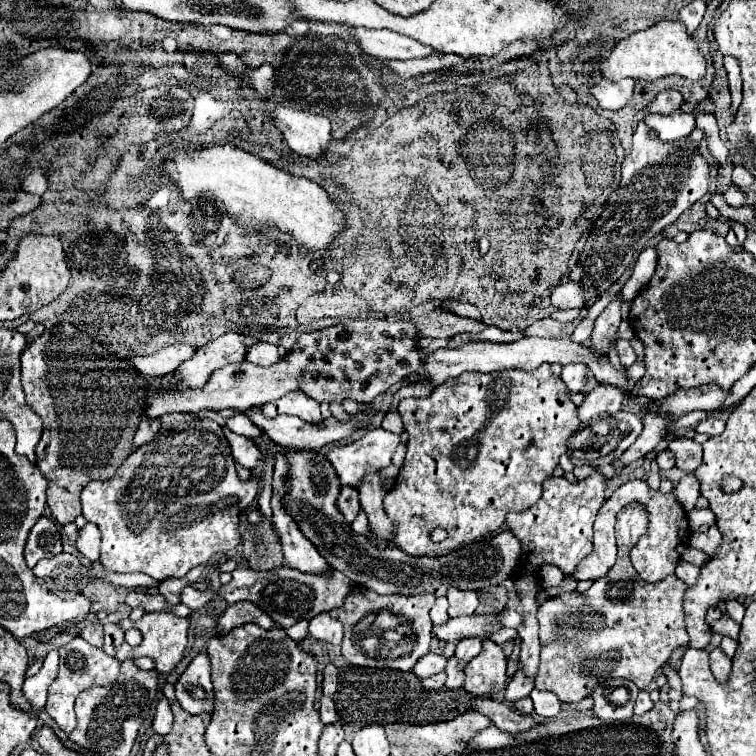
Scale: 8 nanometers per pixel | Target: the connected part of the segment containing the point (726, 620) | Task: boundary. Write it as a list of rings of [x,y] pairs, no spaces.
[[[723,612],[723,614],[721,614],[721,618],[713,622],[711,632],[719,632],[719,634],[723,634],[723,636],[727,636],[727,634],[729,634],[733,640],[737,640],[739,624],[737,624],[737,622],[727,614],[727,612]]]

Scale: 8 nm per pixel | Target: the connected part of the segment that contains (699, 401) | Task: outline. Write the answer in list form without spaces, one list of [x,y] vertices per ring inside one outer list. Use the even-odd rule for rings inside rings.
[[[699,386],[695,390],[677,390],[675,394],[667,396],[663,402],[651,402],[643,408],[643,414],[657,414],[667,420],[665,436],[673,432],[677,420],[689,412],[703,410],[707,414],[719,412],[723,408],[723,402],[727,400],[729,390],[723,390],[721,386]]]

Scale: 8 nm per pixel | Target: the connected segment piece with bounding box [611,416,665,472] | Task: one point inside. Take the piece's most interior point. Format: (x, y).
(652, 426)

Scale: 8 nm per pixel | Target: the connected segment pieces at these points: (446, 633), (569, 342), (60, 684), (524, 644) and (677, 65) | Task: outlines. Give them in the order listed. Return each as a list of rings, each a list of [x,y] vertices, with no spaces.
[[[471,614],[471,616],[461,616],[461,618],[449,618],[447,624],[439,626],[433,630],[435,638],[445,640],[445,642],[459,642],[463,638],[489,638],[493,632],[503,630],[501,616],[499,614]]]
[[[561,336],[561,338],[521,338],[517,342],[507,342],[507,344],[495,344],[495,342],[465,342],[457,348],[439,348],[433,352],[427,352],[423,358],[423,378],[429,380],[429,384],[441,386],[445,380],[455,378],[463,372],[495,372],[495,370],[509,370],[509,368],[523,368],[531,370],[537,368],[539,364],[549,362],[549,364],[575,364],[583,362],[593,376],[597,378],[599,384],[613,384],[619,386],[621,390],[627,390],[629,386],[629,376],[627,370],[615,370],[615,366],[609,362],[605,354],[597,354],[591,348],[575,342],[571,336]]]
[[[75,638],[69,644],[65,644],[63,648],[59,648],[59,656],[61,656],[59,674],[53,680],[53,684],[49,686],[49,696],[47,696],[45,710],[65,732],[71,732],[75,728],[75,712],[73,712],[75,698],[85,688],[89,688],[93,684],[111,684],[111,682],[115,682],[115,678],[119,676],[121,662],[113,656],[107,656],[101,648],[91,646],[83,638]]]
[[[593,472],[589,478],[571,484],[565,480],[565,476],[551,476],[543,484],[543,498],[531,506],[527,512],[521,514],[507,514],[507,528],[519,538],[523,548],[523,560],[519,566],[519,572],[515,576],[517,590],[521,594],[523,602],[523,624],[517,628],[521,638],[521,666],[523,672],[527,672],[527,678],[535,680],[537,668],[539,668],[539,636],[537,636],[537,592],[539,592],[539,576],[537,570],[543,564],[557,564],[565,577],[573,573],[573,568],[593,552],[593,522],[595,516],[605,500],[605,476],[599,472]]]
[[[663,20],[655,26],[635,32],[629,38],[617,42],[617,46],[603,56],[601,62],[601,74],[603,78],[611,82],[619,82],[621,78],[633,78],[633,80],[657,80],[667,74],[679,74],[683,78],[689,78],[693,82],[701,80],[705,76],[705,56],[699,50],[697,42],[687,36],[685,24],[681,20]]]

